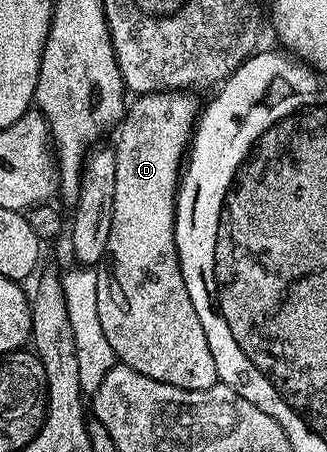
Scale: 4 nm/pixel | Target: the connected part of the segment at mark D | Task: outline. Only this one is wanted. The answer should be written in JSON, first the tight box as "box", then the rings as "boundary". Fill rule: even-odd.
{"box":[97,92,218,390],"boundary":[[[164,92],[161,94],[140,94],[135,103],[126,107],[123,121],[117,127],[119,139],[113,143],[117,160],[117,184],[113,195],[113,225],[109,228],[109,244],[107,257],[103,259],[97,270],[97,317],[101,319],[101,329],[113,348],[116,359],[122,365],[141,372],[141,376],[149,376],[158,382],[164,382],[186,390],[204,390],[213,388],[218,382],[217,364],[213,364],[213,352],[209,352],[209,340],[205,340],[205,328],[201,328],[201,319],[197,317],[197,308],[189,300],[189,292],[185,288],[185,276],[181,276],[181,264],[177,256],[175,243],[175,191],[179,189],[181,171],[189,153],[191,135],[195,132],[195,124],[199,121],[201,102],[191,92]]]}

